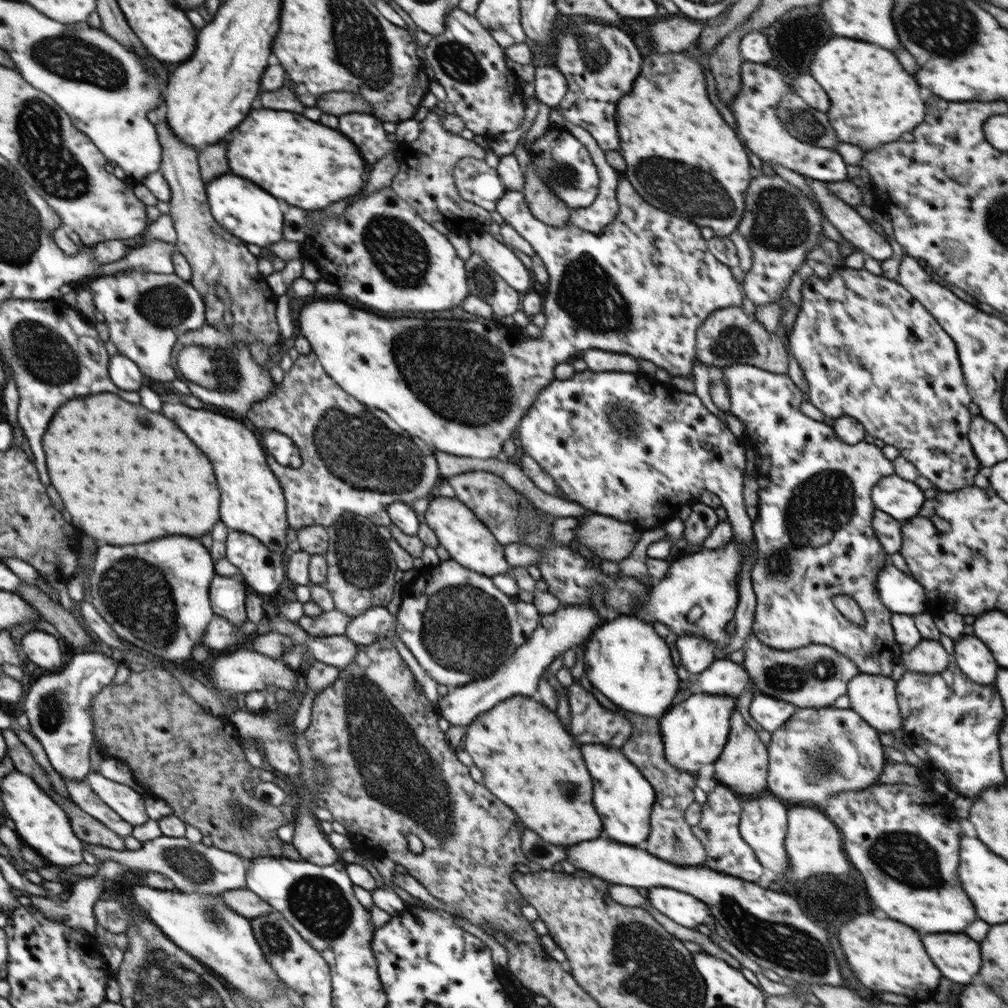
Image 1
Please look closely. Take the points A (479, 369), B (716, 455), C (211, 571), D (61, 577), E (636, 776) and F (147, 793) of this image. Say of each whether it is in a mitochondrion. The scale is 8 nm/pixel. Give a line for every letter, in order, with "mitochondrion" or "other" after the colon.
A: mitochondrion
B: other
C: other
D: other
E: other
F: other

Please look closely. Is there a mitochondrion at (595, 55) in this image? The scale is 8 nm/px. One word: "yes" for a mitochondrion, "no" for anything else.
yes

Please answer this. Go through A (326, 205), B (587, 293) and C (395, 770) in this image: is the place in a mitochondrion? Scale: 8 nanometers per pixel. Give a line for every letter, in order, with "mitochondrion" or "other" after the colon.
A: other
B: mitochondrion
C: mitochondrion

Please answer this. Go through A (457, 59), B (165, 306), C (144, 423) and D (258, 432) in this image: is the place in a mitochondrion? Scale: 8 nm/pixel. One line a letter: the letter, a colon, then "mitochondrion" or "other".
A: mitochondrion
B: mitochondrion
C: mitochondrion
D: other

